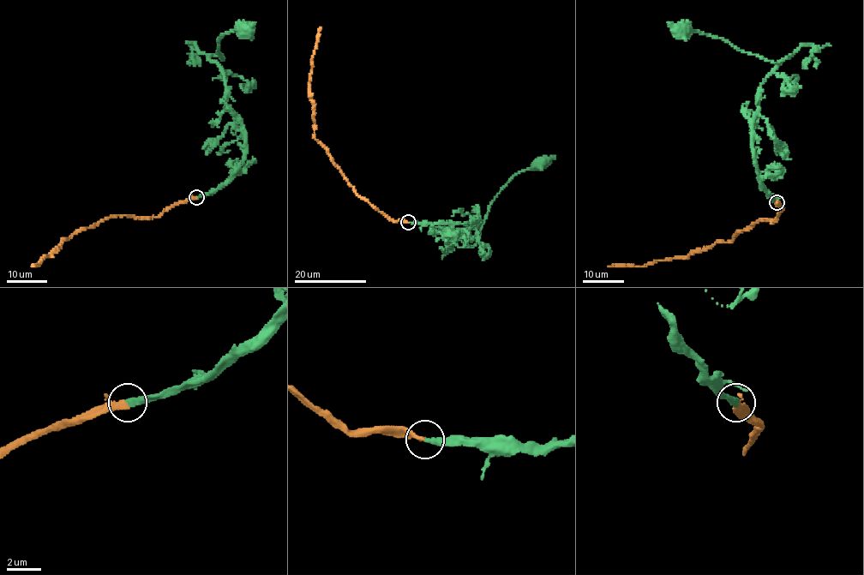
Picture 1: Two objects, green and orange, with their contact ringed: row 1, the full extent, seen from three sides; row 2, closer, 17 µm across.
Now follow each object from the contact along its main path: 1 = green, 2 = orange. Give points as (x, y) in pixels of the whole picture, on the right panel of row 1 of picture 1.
1: (776, 202), (768, 197), (759, 178), (752, 124), (758, 90), (788, 58), (776, 62), (716, 38), (682, 30)
2: (776, 202), (782, 206), (776, 221), (759, 218), (728, 242), (644, 266), (608, 266)

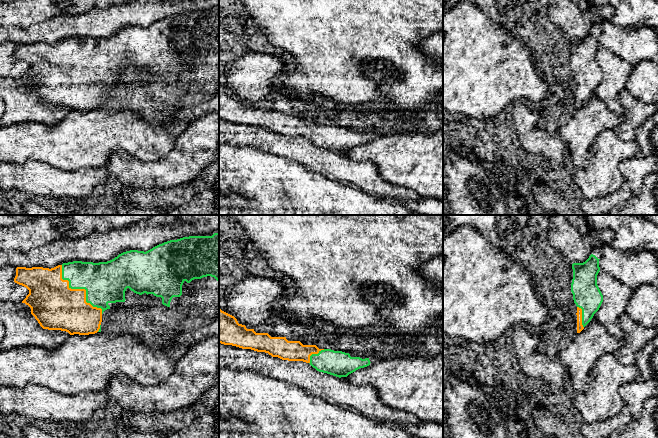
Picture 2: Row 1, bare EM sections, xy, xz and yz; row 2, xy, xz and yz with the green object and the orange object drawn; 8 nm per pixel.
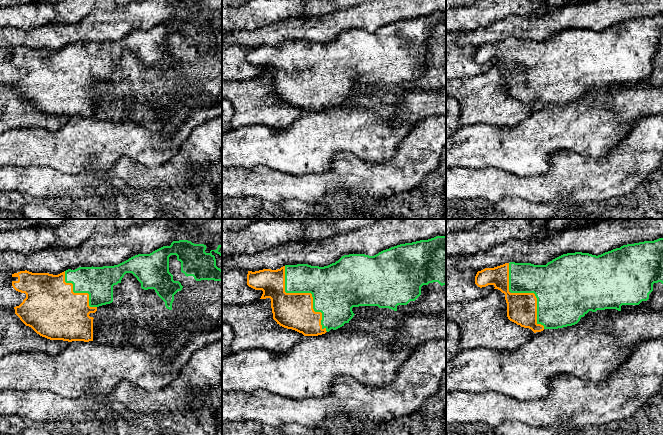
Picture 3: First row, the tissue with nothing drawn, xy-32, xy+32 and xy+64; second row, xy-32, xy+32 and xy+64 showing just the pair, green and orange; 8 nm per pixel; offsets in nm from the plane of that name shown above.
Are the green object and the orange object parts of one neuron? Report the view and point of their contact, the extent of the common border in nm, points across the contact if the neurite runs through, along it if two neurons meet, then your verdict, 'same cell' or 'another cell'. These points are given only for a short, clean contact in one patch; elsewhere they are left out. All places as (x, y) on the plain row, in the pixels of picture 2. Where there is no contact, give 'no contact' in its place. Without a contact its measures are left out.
meets green in xy at (80, 64); contact 500 nm long; same cell

